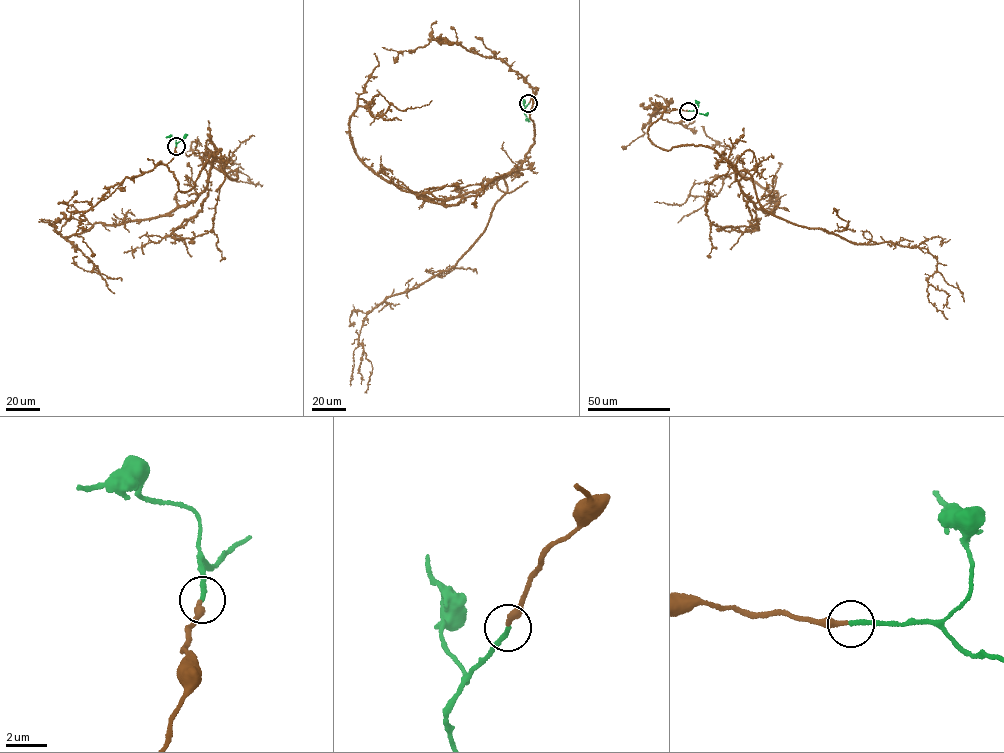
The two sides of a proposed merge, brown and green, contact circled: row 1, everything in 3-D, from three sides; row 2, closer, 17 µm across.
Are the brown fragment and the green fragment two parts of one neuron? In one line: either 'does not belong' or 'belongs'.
belongs

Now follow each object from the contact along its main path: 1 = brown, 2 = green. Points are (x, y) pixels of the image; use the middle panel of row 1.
1: (529, 103), (523, 162), (428, 199), (360, 161), (350, 120), (432, 100)
2: (529, 103), (524, 112), (529, 121)

